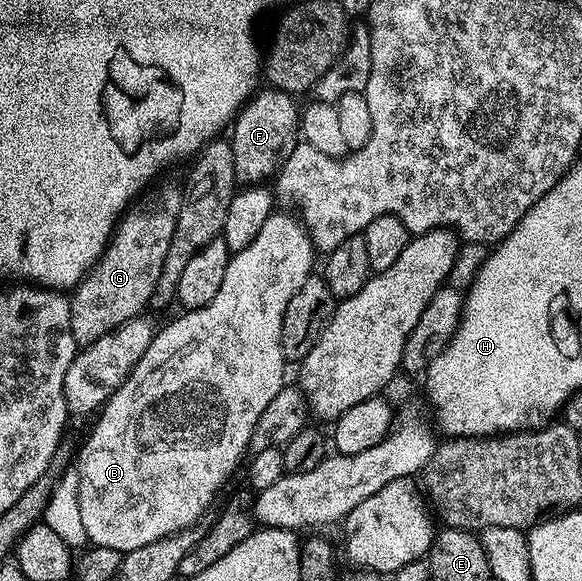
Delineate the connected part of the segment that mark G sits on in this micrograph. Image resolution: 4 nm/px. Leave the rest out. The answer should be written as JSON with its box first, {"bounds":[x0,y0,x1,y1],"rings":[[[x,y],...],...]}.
{"bounds":[69,184,185,345],"rings":[[[158,184],[148,187],[124,211],[115,231],[111,233],[106,250],[99,253],[99,261],[70,293],[69,326],[76,345],[97,342],[97,338],[109,334],[134,316],[144,315],[150,305],[177,227],[178,211],[181,210],[185,193],[182,187],[179,189],[175,184]]]}

